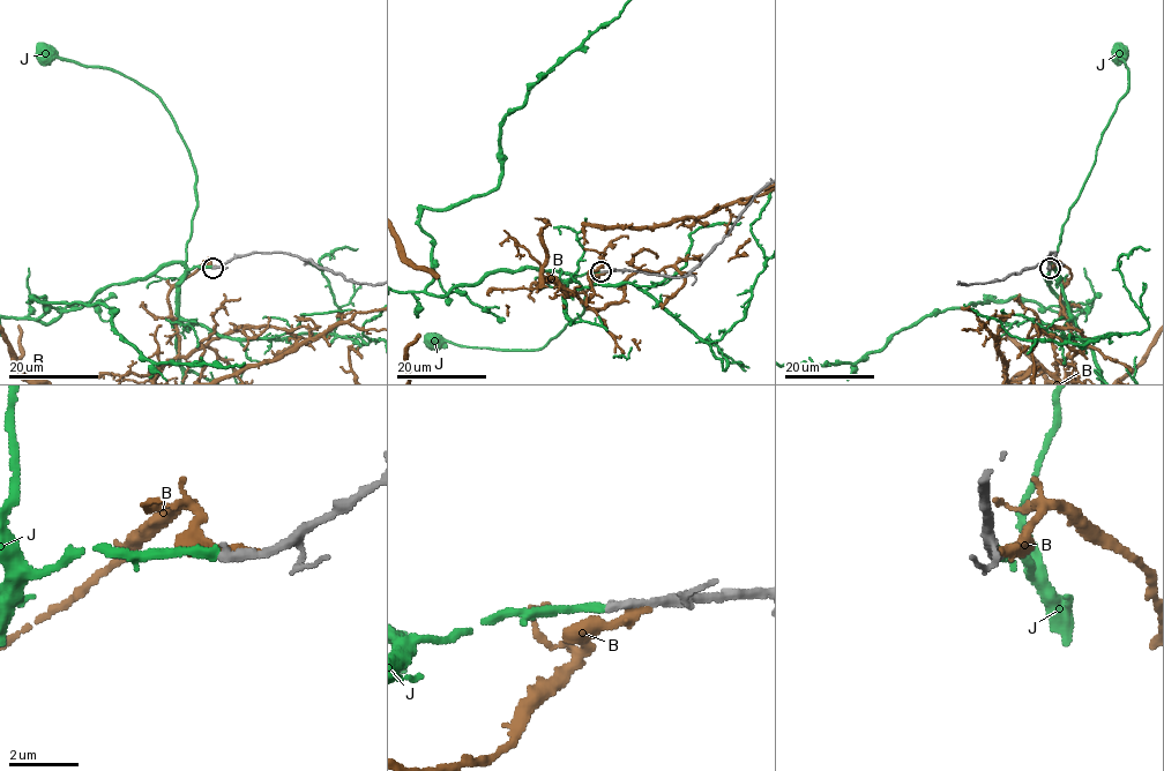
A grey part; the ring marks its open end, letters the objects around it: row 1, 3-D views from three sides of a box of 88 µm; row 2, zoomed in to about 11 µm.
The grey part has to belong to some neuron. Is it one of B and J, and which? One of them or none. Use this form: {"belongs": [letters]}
{"belongs": ["J"]}

